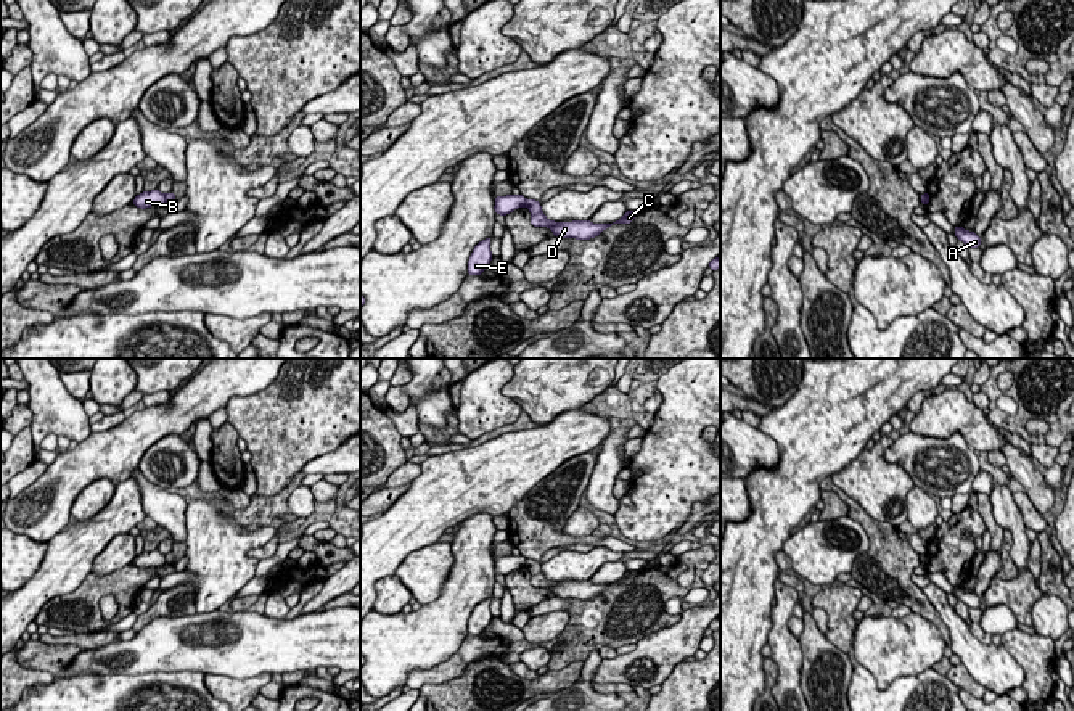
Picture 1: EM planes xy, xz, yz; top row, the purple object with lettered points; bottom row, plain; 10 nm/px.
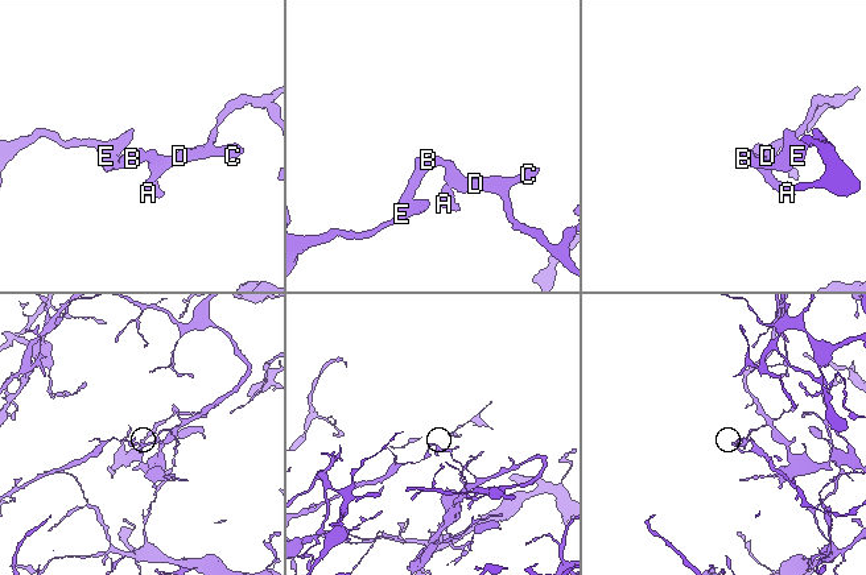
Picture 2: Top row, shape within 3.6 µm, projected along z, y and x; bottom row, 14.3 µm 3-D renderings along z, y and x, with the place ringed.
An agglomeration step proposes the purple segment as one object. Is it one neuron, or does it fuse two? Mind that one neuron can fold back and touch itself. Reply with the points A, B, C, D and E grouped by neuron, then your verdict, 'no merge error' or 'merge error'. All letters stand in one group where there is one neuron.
groups A C D / B E; merge error

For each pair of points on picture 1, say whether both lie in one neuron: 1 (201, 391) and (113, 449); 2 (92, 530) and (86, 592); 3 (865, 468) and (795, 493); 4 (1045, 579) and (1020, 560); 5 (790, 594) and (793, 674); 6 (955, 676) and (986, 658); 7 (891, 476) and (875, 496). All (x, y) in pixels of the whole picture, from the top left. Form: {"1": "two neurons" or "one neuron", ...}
{"1": "one neuron", "2": "two neurons", "3": "two neurons", "4": "two neurons", "5": "one neuron", "6": "two neurons", "7": "one neuron"}

